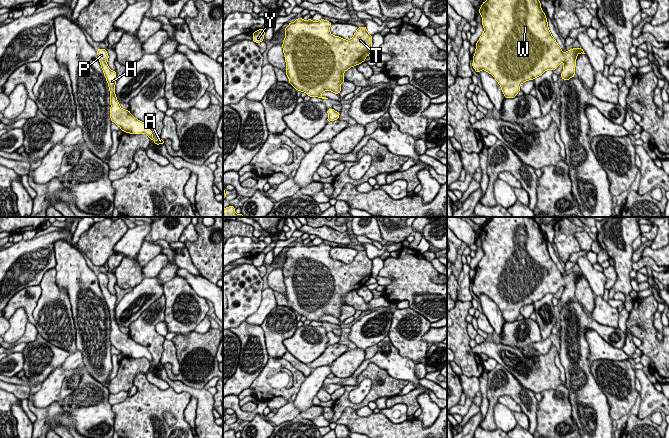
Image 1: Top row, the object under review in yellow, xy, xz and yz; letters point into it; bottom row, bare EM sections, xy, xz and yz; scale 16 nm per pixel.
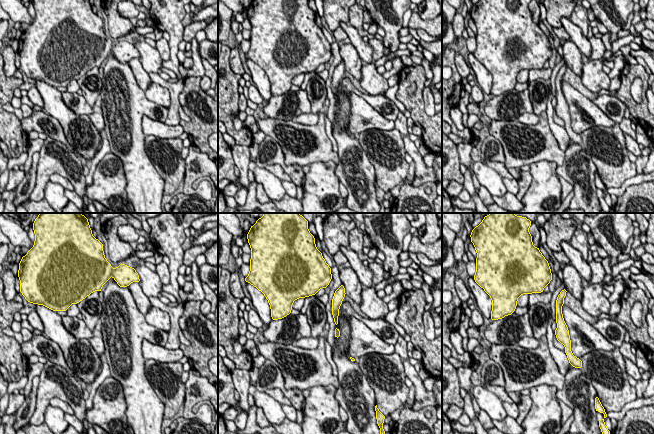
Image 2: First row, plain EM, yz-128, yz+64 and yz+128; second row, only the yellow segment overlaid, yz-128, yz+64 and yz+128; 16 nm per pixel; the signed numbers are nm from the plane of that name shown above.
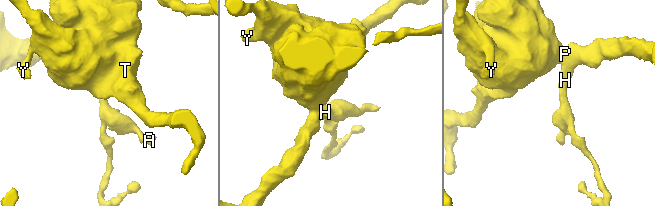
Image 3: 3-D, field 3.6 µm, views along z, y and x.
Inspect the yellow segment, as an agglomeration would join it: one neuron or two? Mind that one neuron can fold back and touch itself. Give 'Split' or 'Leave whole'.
Leave whole

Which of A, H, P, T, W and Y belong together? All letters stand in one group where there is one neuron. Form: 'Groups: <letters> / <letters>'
Groups: A H P T W Y

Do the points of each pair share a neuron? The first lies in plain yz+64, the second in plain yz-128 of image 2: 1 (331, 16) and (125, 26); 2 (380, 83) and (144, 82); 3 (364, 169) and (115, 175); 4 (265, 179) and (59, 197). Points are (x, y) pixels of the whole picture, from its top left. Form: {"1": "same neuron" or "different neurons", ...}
{"1": "same neuron", "2": "different neurons", "3": "different neurons", "4": "same neuron"}

